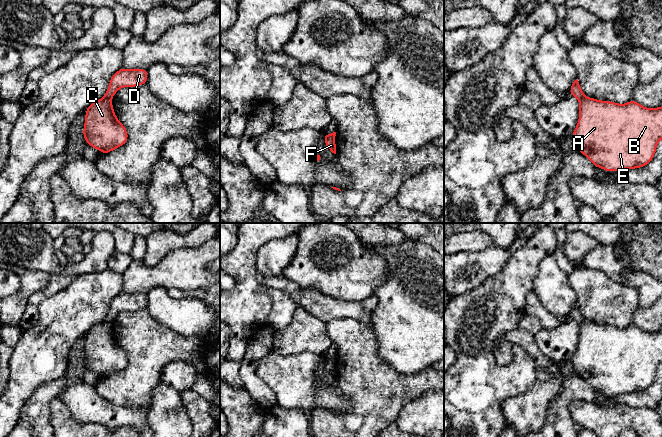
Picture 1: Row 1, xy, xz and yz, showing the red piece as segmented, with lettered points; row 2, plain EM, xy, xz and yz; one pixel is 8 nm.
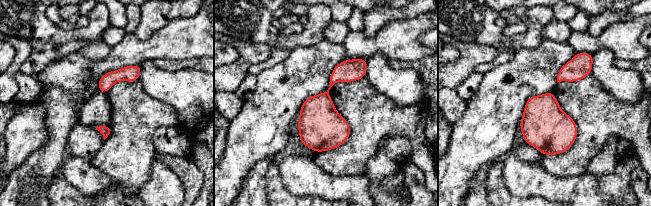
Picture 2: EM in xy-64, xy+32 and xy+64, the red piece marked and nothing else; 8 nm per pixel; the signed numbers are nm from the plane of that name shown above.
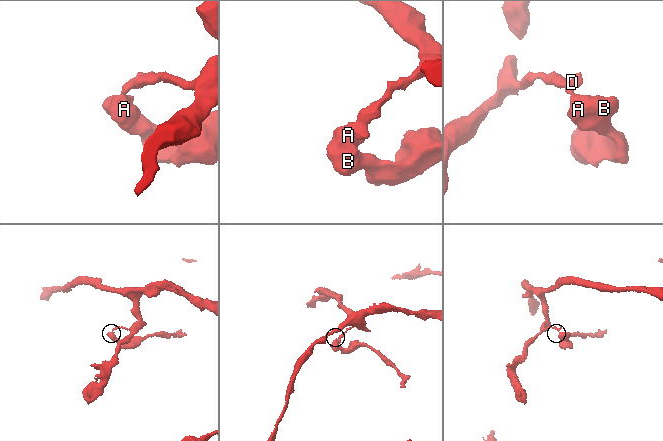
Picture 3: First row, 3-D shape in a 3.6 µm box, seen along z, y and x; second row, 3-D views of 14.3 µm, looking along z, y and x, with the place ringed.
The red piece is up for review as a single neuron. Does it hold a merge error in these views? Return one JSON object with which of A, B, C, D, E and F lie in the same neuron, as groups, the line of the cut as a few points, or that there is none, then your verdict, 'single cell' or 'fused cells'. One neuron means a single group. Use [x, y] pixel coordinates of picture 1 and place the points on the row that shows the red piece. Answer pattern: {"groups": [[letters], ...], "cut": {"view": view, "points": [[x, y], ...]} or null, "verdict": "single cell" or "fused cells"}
{"groups": [["A", "B", "C", "E", "F"], ["D"]], "cut": {"view": "xy", "points": [[104, 96], [110, 100]]}, "verdict": "fused cells"}

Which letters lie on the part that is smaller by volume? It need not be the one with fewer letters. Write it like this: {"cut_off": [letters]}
{"cut_off": ["A", "B", "C", "E", "F"]}

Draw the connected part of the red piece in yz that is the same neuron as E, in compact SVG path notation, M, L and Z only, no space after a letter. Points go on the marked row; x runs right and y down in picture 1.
M583 97L579 102L579 120L571 137L577 149L593 163L594 167L609 172L644 167L651 162L657 144L662 139L662 105L650 109L633 99L626 104L617 104L611 101Z

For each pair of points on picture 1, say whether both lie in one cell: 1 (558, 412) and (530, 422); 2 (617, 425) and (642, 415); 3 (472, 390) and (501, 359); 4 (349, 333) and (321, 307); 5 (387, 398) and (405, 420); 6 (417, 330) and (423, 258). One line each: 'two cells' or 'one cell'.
1: two cells
2: one cell
3: two cells
4: two cells
5: two cells
6: one cell

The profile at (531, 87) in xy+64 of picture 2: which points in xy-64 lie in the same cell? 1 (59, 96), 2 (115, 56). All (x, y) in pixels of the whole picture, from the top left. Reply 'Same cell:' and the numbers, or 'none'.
Same cell: none

